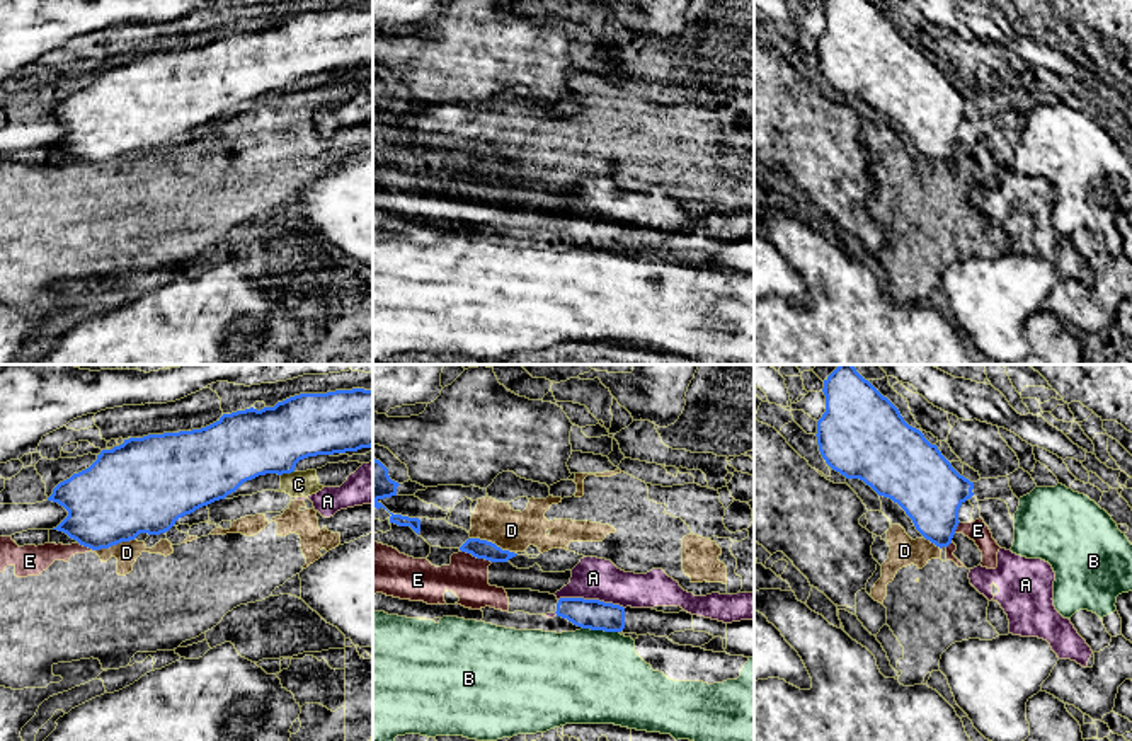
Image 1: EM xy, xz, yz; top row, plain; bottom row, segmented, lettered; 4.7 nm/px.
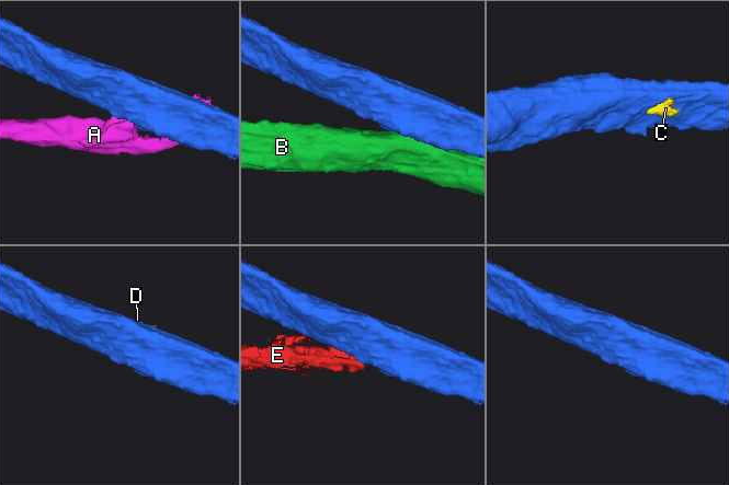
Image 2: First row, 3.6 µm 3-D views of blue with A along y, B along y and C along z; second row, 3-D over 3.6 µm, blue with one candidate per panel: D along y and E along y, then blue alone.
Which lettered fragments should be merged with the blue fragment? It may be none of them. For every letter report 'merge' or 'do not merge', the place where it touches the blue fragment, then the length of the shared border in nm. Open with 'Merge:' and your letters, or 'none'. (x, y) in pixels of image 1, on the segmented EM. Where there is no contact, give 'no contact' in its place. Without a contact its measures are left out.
Merge: none
A: do not merge | xz (591, 600) | 320 nm
B: do not merge | xz (601, 629) | 180 nm
C: do not merge | xy (286, 472) | 70 nm
D: do not merge | xz (491, 542) | 220 nm
E: do not merge | xz (477, 557) | 160 nm

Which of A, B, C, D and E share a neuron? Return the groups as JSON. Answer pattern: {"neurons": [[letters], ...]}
{"neurons": [["A"], ["B"], ["C", "D", "E"]]}

